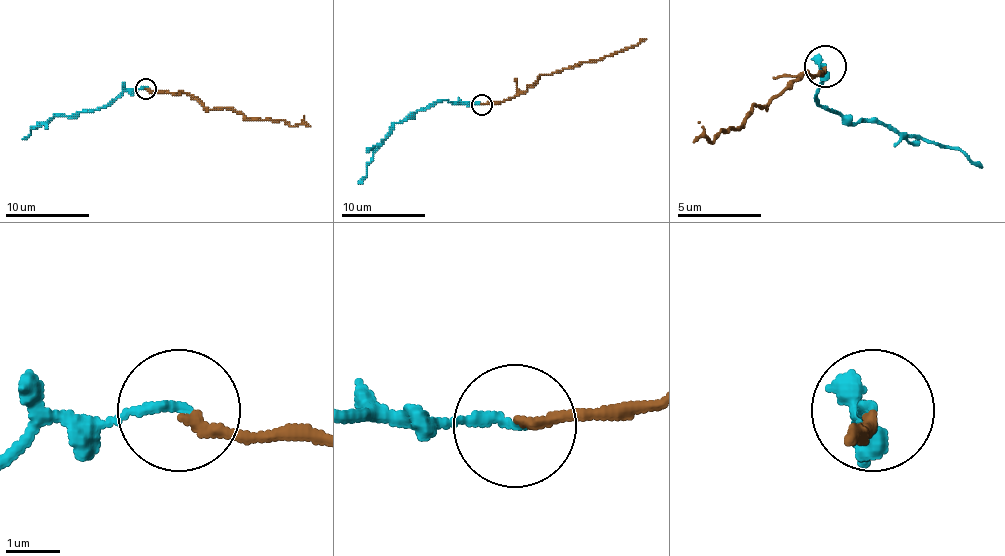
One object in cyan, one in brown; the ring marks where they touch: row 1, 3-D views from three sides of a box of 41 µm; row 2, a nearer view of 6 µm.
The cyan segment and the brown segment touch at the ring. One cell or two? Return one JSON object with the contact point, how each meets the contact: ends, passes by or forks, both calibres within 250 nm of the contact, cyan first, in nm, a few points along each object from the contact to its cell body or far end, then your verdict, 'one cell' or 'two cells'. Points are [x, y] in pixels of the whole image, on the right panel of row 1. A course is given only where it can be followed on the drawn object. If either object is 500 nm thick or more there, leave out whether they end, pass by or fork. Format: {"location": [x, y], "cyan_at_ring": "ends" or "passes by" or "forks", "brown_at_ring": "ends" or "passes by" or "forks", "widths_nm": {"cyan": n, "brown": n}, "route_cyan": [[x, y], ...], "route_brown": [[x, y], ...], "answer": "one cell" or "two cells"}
{"location": [825, 66], "cyan_at_ring": "ends", "brown_at_ring": "ends", "widths_nm": {"cyan": 170, "brown": 190}, "route_cyan": [[824, 67], [816, 100], [862, 121], [882, 121], [924, 142], [941, 142], [983, 167]], "route_brown": [[824, 67], [803, 75], [766, 108], [761, 104], [749, 113], [740, 125], [720, 129], [711, 142], [695, 142]], "answer": "one cell"}

